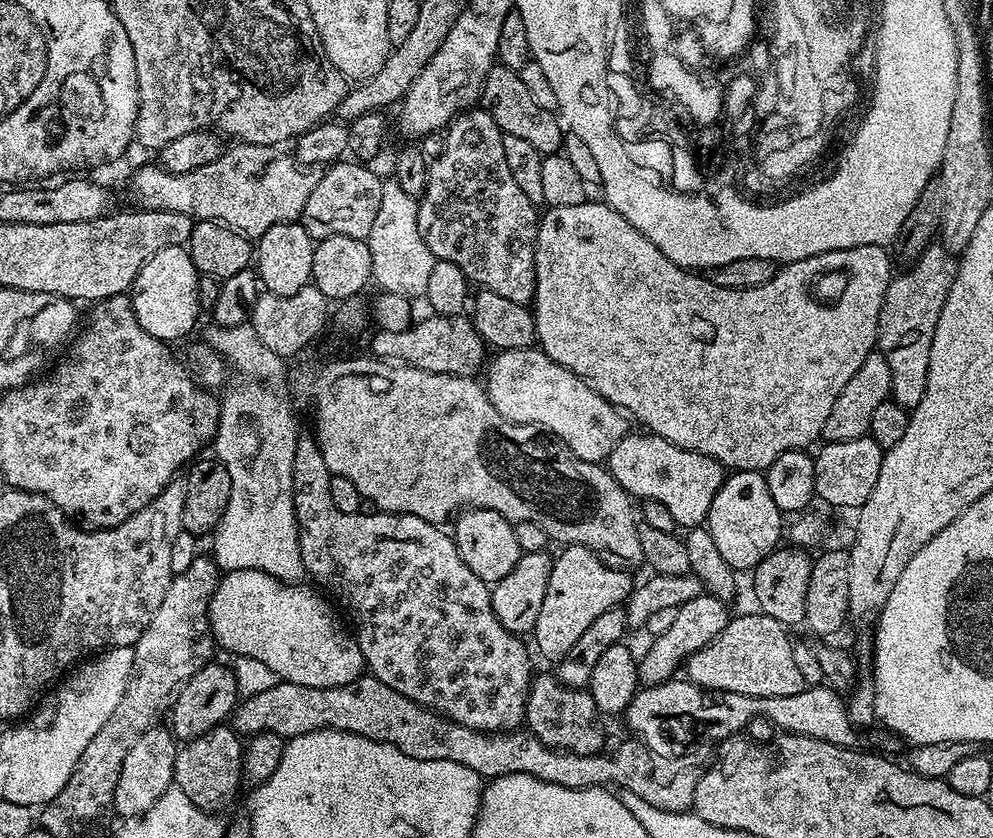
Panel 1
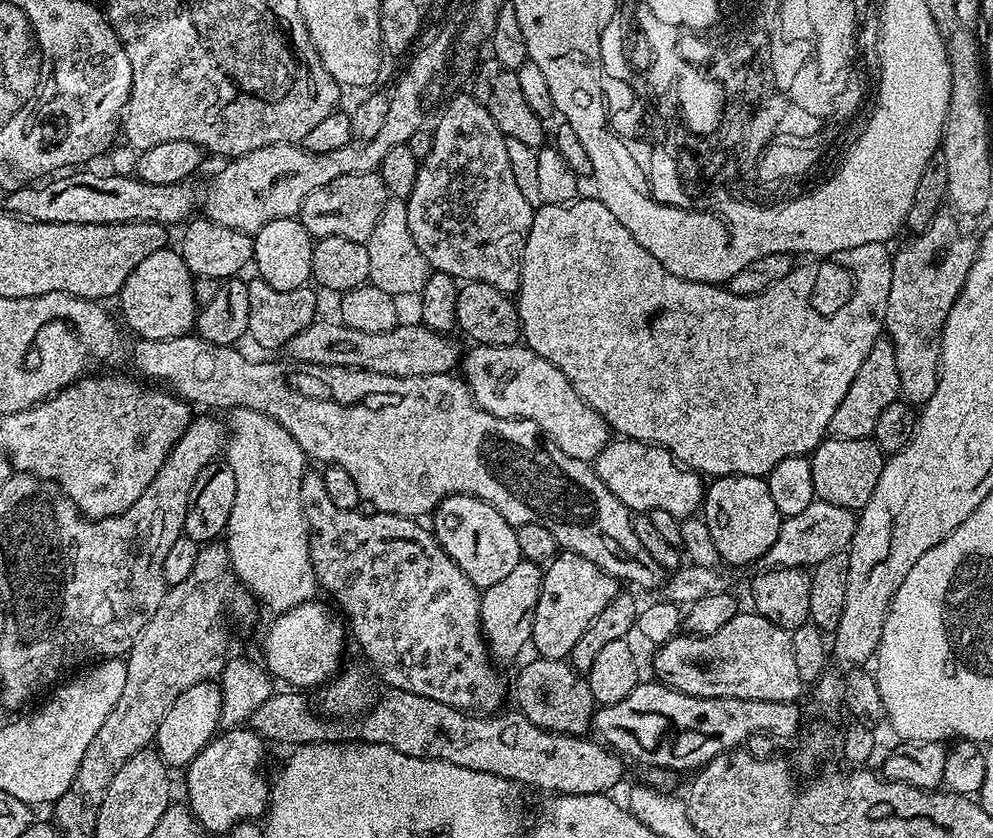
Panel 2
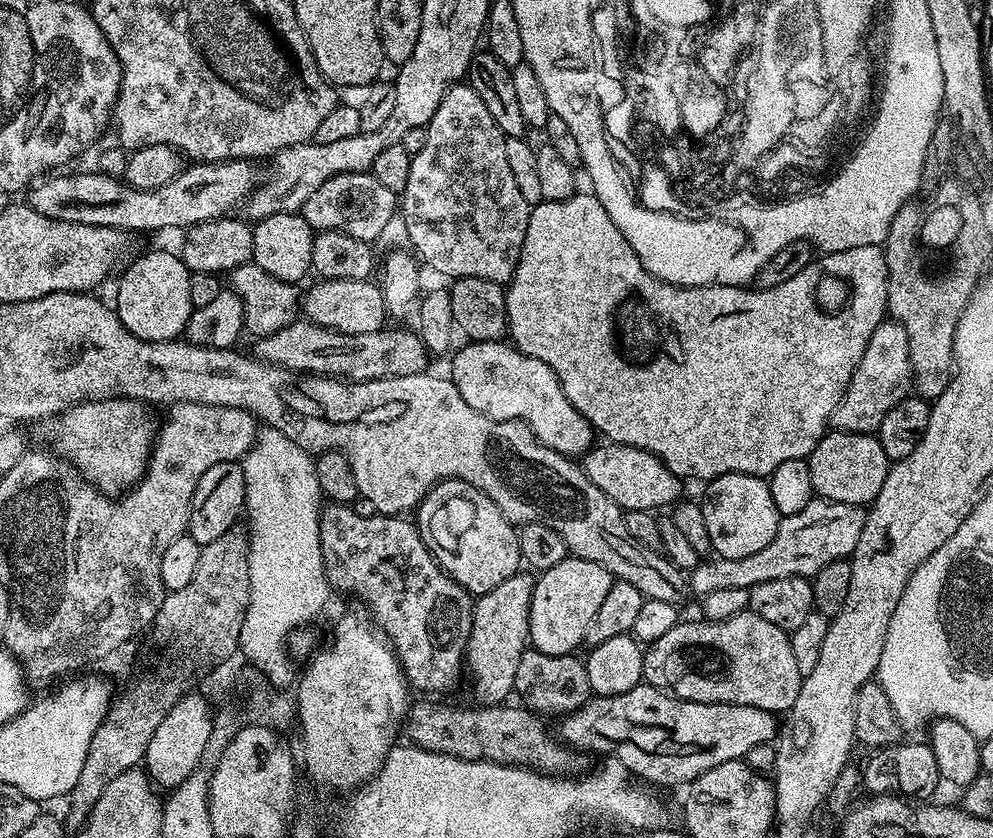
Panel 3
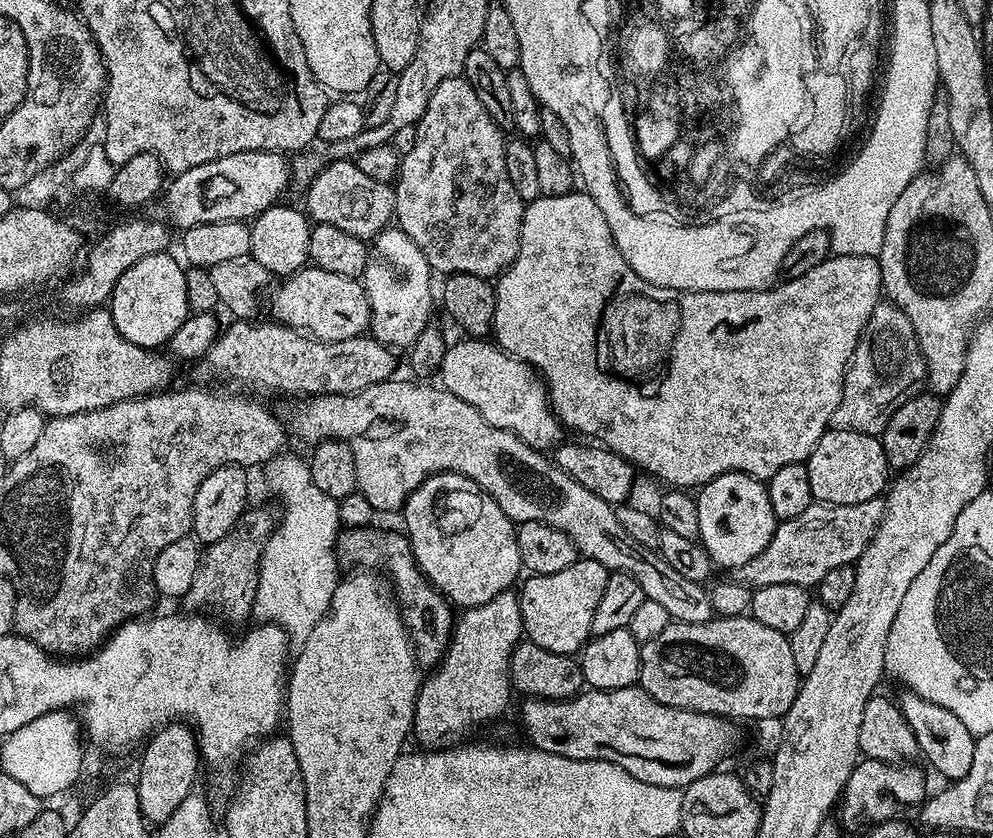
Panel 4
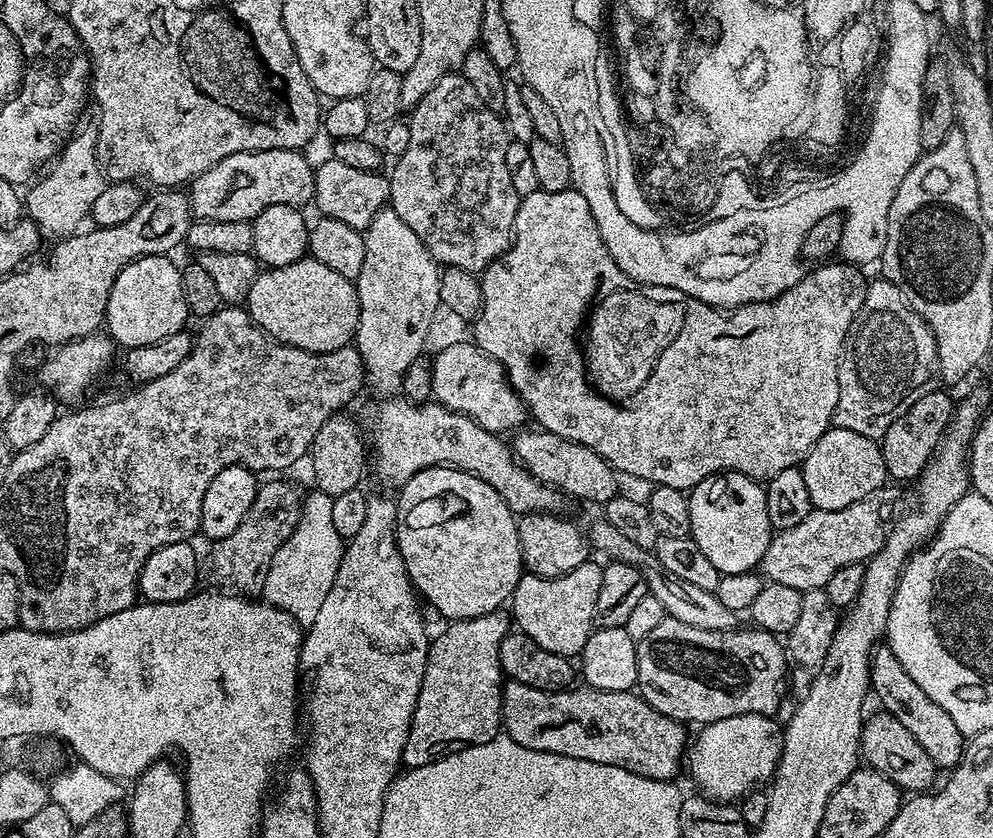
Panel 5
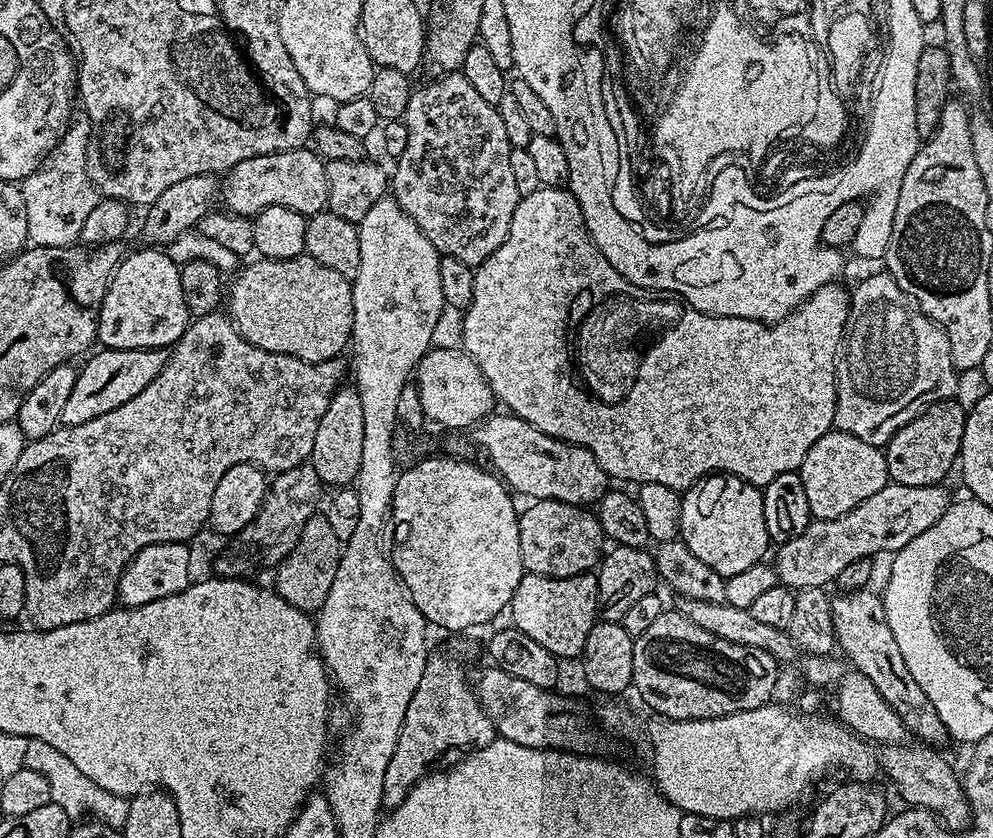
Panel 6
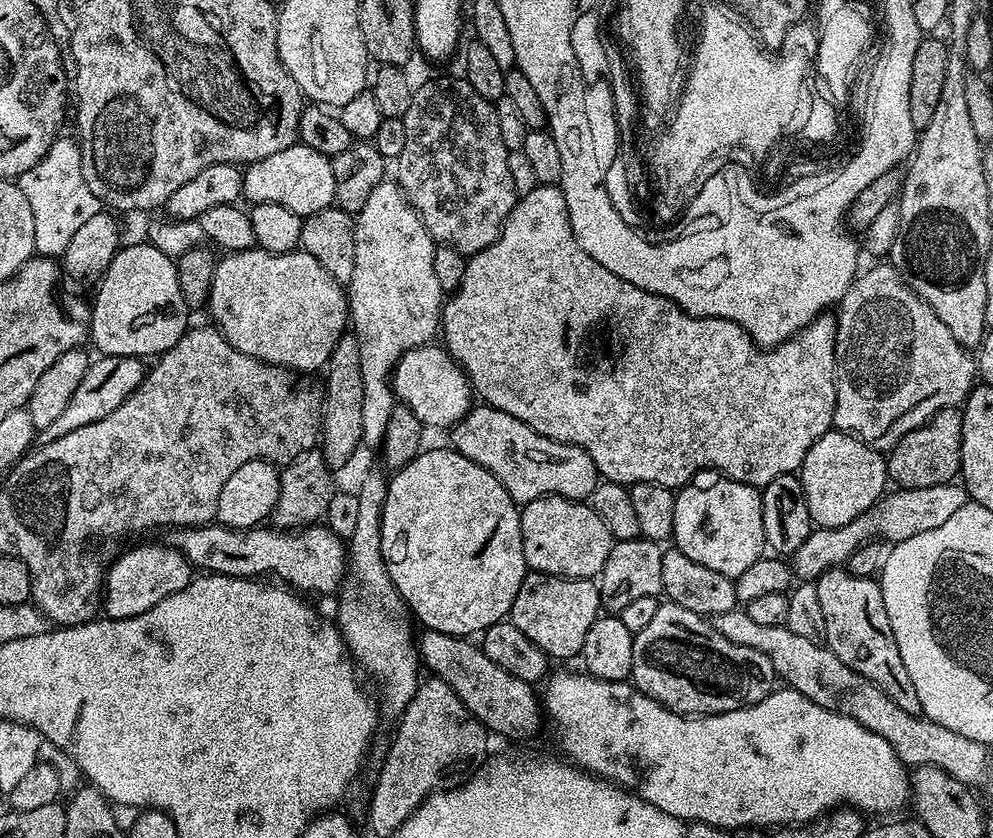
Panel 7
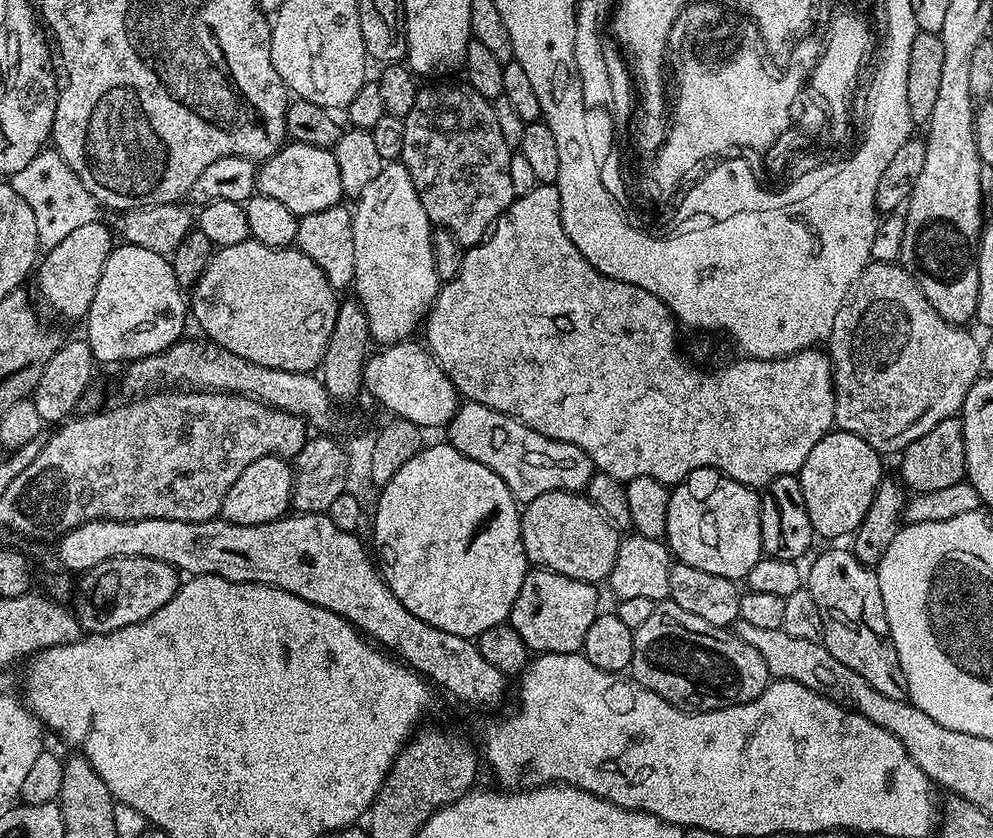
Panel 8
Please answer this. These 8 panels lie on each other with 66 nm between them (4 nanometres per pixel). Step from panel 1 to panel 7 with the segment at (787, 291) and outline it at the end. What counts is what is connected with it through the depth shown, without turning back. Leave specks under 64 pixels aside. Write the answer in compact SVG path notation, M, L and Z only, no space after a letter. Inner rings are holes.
M537 186L523 193L506 218L500 236L493 244L486 246L486 250L467 257L467 261L462 286L458 286L458 290L442 304L442 344L448 349L448 355L468 373L473 393L479 399L481 396L484 399L481 401L487 407L497 408L526 422L526 426L546 438L578 445L586 450L586 454L590 454L597 473L604 480L613 480L615 484L625 486L654 482L658 486L679 490L699 472L715 470L731 480L763 489L765 484L774 482L774 478L793 475L806 458L810 446L814 446L814 442L818 442L818 438L832 428L836 405L835 315L821 314L786 342L777 344L775 348L761 348L746 329L726 318L692 316L689 312L683 312L673 300L642 290L618 278L618 274L610 274L602 262L594 262L594 258L590 258L590 254L578 246L578 238L574 238L574 230L568 221L566 198L559 187Z

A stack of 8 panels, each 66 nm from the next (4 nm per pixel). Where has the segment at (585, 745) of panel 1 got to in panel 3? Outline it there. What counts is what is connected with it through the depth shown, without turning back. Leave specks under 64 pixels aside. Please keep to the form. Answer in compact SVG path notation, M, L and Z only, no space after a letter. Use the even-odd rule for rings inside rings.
M535 650L524 651L518 662L518 674L514 674L514 692L517 697L520 695L519 703L544 718L549 718L548 716L563 718L568 713L581 708L593 695L593 690L586 678L584 660L578 657L579 655L576 654L567 656L566 654L542 654Z

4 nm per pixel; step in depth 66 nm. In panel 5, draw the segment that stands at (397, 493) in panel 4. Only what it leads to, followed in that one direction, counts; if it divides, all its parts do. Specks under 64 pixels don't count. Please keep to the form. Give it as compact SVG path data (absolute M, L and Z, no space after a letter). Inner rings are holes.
M388 398L376 412L376 429L372 432L372 440L376 443L376 476L384 484L402 486L414 474L424 468L457 468L478 477L486 482L510 506L510 510L517 514L529 512L563 513L566 497L564 493L556 491L550 484L544 484L531 472L524 469L524 465L516 459L511 447L503 444L501 437L495 432L487 432L478 422L474 422L462 412L455 412L444 408L435 402L413 402L407 398ZM603 518L597 519L597 524L593 526L592 532L590 528L590 544L595 551L597 548L602 555L608 556L604 558L609 561L621 560L640 569L642 578L648 583L649 593L654 598L658 598L658 602L662 602L665 613L671 619L686 622L686 626L698 626L698 630L725 632L737 627L737 613L732 612L727 606L722 606L722 602L718 602L715 592L701 590L698 586L690 586L690 582L682 582L678 578L674 578L649 549L634 546L634 542L630 542L630 538L618 534L618 530L614 530L614 526L607 524Z

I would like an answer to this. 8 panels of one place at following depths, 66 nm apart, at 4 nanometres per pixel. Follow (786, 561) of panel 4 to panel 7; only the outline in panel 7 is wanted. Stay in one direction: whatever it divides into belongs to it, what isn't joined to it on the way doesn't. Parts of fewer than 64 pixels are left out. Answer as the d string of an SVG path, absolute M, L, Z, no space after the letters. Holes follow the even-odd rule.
M953 482L951 484L939 484L938 486L926 486L925 488L896 488L880 497L868 512L858 514L854 522L846 522L846 526L837 528L816 528L798 546L798 550L792 553L790 563L795 579L800 582L815 582L823 572L829 572L831 568L839 568L858 550L863 544L869 543L873 538L883 538L888 542L914 538L914 534L926 534L926 530L934 530L937 526L942 526L962 506L969 503L970 497L963 483Z

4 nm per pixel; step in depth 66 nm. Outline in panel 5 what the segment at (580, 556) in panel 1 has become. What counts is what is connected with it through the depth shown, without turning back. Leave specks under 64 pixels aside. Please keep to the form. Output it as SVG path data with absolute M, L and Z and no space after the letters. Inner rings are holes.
M589 562L554 578L521 576L510 601L511 619L515 627L526 633L538 646L559 656L579 657L594 631L594 610L598 606L598 590L602 590L603 567Z

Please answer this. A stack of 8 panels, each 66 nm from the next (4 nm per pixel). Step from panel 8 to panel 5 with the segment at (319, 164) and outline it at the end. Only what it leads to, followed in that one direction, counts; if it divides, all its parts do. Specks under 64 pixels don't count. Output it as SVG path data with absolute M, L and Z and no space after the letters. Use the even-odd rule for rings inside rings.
M283 148L230 154L230 158L222 158L222 162L210 166L210 170L195 176L190 182L193 217L214 222L251 222L266 210L266 206L304 206L316 194L314 164L304 155L303 151Z

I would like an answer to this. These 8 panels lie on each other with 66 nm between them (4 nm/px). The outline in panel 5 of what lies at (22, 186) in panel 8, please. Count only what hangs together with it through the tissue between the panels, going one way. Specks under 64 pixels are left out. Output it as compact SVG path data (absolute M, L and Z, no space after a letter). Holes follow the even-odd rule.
M94 106L85 107L81 112L72 136L62 147L55 162L51 165L52 170L48 178L42 179L32 187L28 196L25 195L24 206L29 219L34 220L45 234L52 234L63 238L73 235L91 213L95 199L105 189L107 179L97 162L96 148L98 130L102 124L102 110Z

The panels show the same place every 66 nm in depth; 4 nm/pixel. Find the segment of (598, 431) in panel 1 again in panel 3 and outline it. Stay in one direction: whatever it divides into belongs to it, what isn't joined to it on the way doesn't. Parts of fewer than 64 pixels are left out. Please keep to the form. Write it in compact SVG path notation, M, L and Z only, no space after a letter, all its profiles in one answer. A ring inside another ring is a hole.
M478 340L465 345L465 348L455 349L450 379L454 386L458 386L458 394L462 394L474 410L491 420L518 420L527 424L538 442L569 458L583 457L593 447L592 423L574 410L554 370L550 370L546 362L530 358L508 342Z

